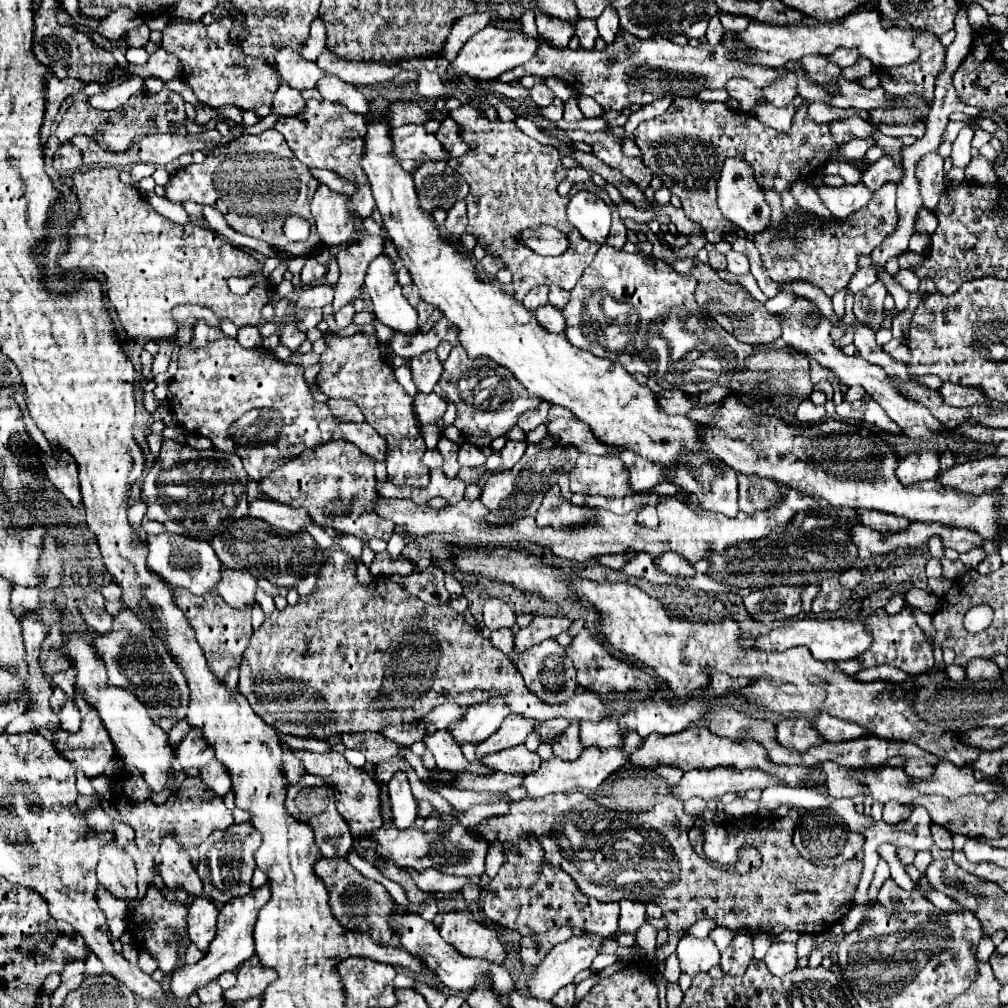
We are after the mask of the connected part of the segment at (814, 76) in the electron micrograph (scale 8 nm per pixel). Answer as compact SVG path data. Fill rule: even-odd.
M803 57L801 67L805 69L805 75L813 83L823 83L823 85L833 85L839 79L843 79L841 69L837 65L831 65L827 57Z

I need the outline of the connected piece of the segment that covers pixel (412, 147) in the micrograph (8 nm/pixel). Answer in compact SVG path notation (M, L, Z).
M403 125L397 129L391 129L391 157L395 161L413 159L419 161L421 155L425 159L445 159L445 151L441 143L435 139L435 135L425 133L423 125Z

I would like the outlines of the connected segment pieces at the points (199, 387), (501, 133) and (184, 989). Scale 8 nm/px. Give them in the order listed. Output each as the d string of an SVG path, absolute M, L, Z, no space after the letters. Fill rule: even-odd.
M197 321L193 339L179 349L179 371L169 383L169 407L179 425L195 435L205 435L213 445L225 453L233 453L243 461L251 479L261 481L271 475L277 465L287 463L301 455L305 449L323 445L333 439L345 439L363 449L365 455L385 461L385 439L367 423L339 423L331 417L325 403L315 403L303 379L303 369L293 363L277 361L267 349L243 349L233 337L225 335L219 327Z
M461 105L451 111L451 119L461 127L463 141L469 145L465 155L449 161L449 165L457 169L471 187L465 199L469 217L467 233L475 235L477 245L481 245L487 255L505 261L505 267L513 275L515 299L519 303L533 287L545 283L571 291L581 279L585 267L595 259L601 245L587 241L567 219L567 205L573 197L573 190L565 197L557 191L567 175L567 169L561 167L559 161L561 153L553 145L541 145L539 141L527 137L513 121L489 121L482 110L469 105ZM543 223L569 235L569 251L559 257L541 257L521 243L519 233L523 229Z
M269 885L251 891L247 897L237 897L235 901L227 901L227 905L223 905L223 909L219 911L219 917L225 917L225 921L219 921L217 925L217 935L211 941L211 945L207 947L203 959L199 963L193 965L181 965L171 973L171 981L169 981L169 993L173 999L187 999L189 995L197 993L197 989L205 987L207 983L215 981L221 973L225 971L237 971L239 965L243 961L247 961L253 953L255 953L255 943L251 937L251 929L255 925L255 917L259 913L259 909L267 903L269 897Z

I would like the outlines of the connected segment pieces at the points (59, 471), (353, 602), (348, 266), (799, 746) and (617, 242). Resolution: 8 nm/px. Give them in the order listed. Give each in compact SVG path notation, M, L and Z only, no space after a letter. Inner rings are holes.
M63 455L61 461L49 465L47 469L49 481L55 485L55 489L73 505L79 507L83 503L81 491L79 491L79 479L77 479L77 465L71 457Z
M335 551L323 565L323 571L319 573L319 581L317 587L311 595L301 597L293 607L285 607L283 611L273 611L271 617L261 625L259 631L255 631L251 635L249 647L245 649L241 667L239 667L239 685L237 689L247 697L249 705L253 707L253 711L271 727L275 727L281 735L295 735L295 737L315 737L315 739L327 739L333 735L347 735L347 733L363 733L363 731L381 731L383 727L391 725L391 723L413 723L419 721L427 711L433 709L435 699L455 699L457 705L461 707L471 707L471 705L479 705L485 703L491 697L503 697L505 705L511 709L513 715L521 715L523 719L533 719L533 721L547 721L553 717L565 717L569 721L599 721L605 717L605 703L599 699L599 695L591 693L591 691L583 691L583 693L575 693L567 703L563 705L545 705L539 701L539 697L533 697L533 693L525 687L521 673L515 669L515 663L509 661L509 657L497 649L491 647L489 639L479 635L477 631L473 631L465 617L461 617L455 609L451 609L449 605L427 605L417 597L407 595L397 583L393 583L387 577L377 577L373 579L369 585L359 585L355 579L355 563L349 561L349 555L345 551Z
M351 195L347 197L347 207L351 213L351 219L355 223L355 229L359 233L359 239L355 243L343 245L337 253L337 263L341 269L341 277L339 283L335 285L335 301L333 301L333 315L345 307L347 303L355 301L363 289L365 283L365 271L369 267L369 263L381 253L383 247L383 239L381 237L373 237L363 229L363 219L359 219L355 207L353 207L353 199Z
M801 717L783 719L777 725L777 741L783 747L795 749L799 753L805 753L809 747L823 745L823 737L819 737L819 731L815 731L811 723Z
M615 211L613 213L613 225L611 225L611 231L609 231L609 237L605 243L615 247L615 249L623 249L625 241L627 241L627 227L625 227L623 219L619 217L619 213Z

